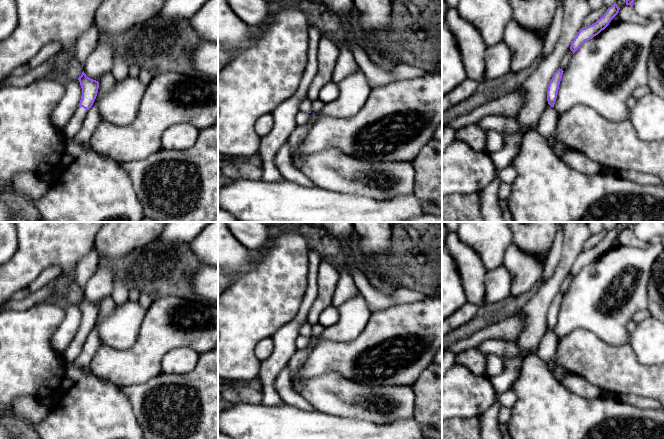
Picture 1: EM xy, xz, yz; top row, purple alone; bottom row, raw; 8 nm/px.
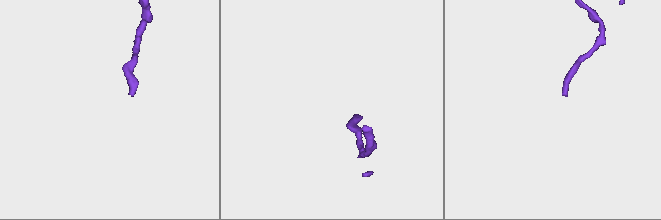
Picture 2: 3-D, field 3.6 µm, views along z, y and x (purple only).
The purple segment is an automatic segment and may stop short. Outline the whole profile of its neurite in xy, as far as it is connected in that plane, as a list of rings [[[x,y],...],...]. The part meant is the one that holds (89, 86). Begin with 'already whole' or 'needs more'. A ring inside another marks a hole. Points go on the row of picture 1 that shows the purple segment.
needs more; [[[84,71],[78,80],[82,88],[82,96],[74,115],[61,129],[61,133],[66,140],[74,138],[80,131],[88,110],[92,107],[98,93],[99,82],[87,77]]]

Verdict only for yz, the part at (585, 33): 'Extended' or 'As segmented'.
As segmented

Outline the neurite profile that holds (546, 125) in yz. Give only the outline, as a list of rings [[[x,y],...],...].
[[[547,101],[546,109],[537,121],[534,130],[546,138],[552,137],[555,133],[558,116],[559,114]]]

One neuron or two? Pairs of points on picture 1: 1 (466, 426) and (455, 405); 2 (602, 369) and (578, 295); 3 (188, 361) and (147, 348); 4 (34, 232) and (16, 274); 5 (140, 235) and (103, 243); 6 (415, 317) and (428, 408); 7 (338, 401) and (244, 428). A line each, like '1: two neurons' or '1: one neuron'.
1: two neurons
2: two neurons
3: two neurons
4: one neuron
5: one neuron
6: two neurons
7: two neurons

